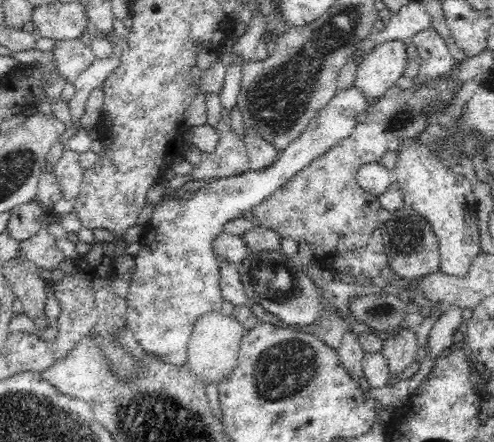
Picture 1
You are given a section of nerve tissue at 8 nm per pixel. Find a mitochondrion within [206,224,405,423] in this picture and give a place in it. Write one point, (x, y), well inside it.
(286, 370)

